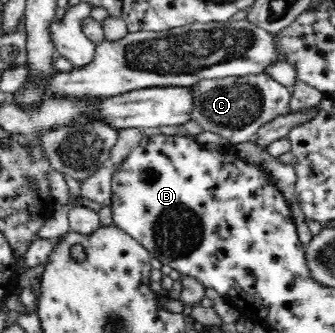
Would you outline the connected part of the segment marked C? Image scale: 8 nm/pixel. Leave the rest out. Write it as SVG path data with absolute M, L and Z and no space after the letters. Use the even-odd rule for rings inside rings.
M269 74L200 79L193 87L191 120L196 121L205 132L217 133L231 145L253 142L259 127L273 121L278 115L290 113L289 88L280 85Z

